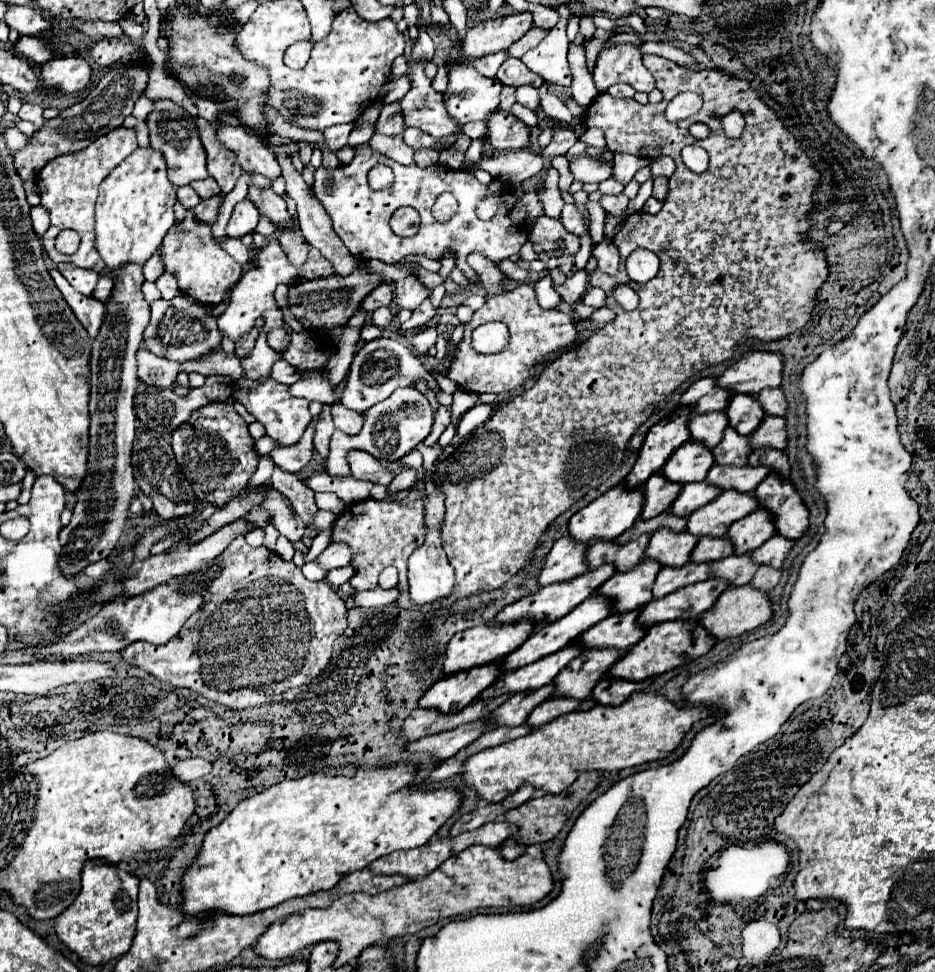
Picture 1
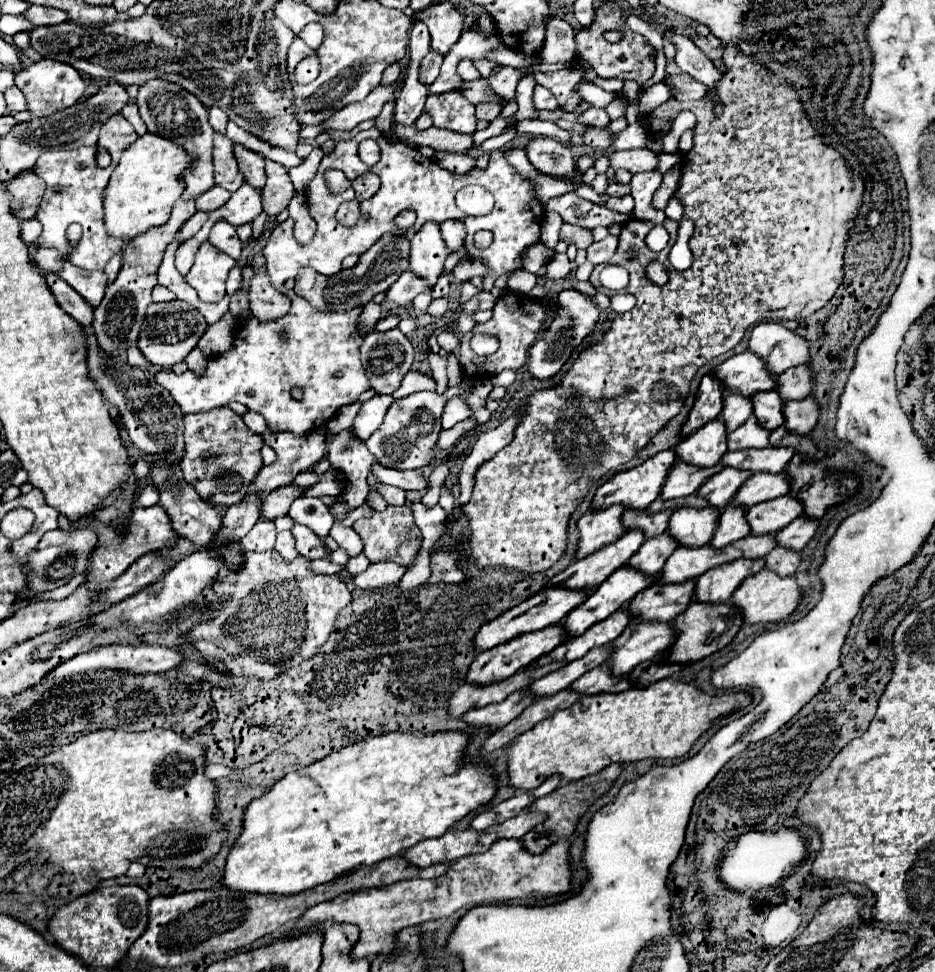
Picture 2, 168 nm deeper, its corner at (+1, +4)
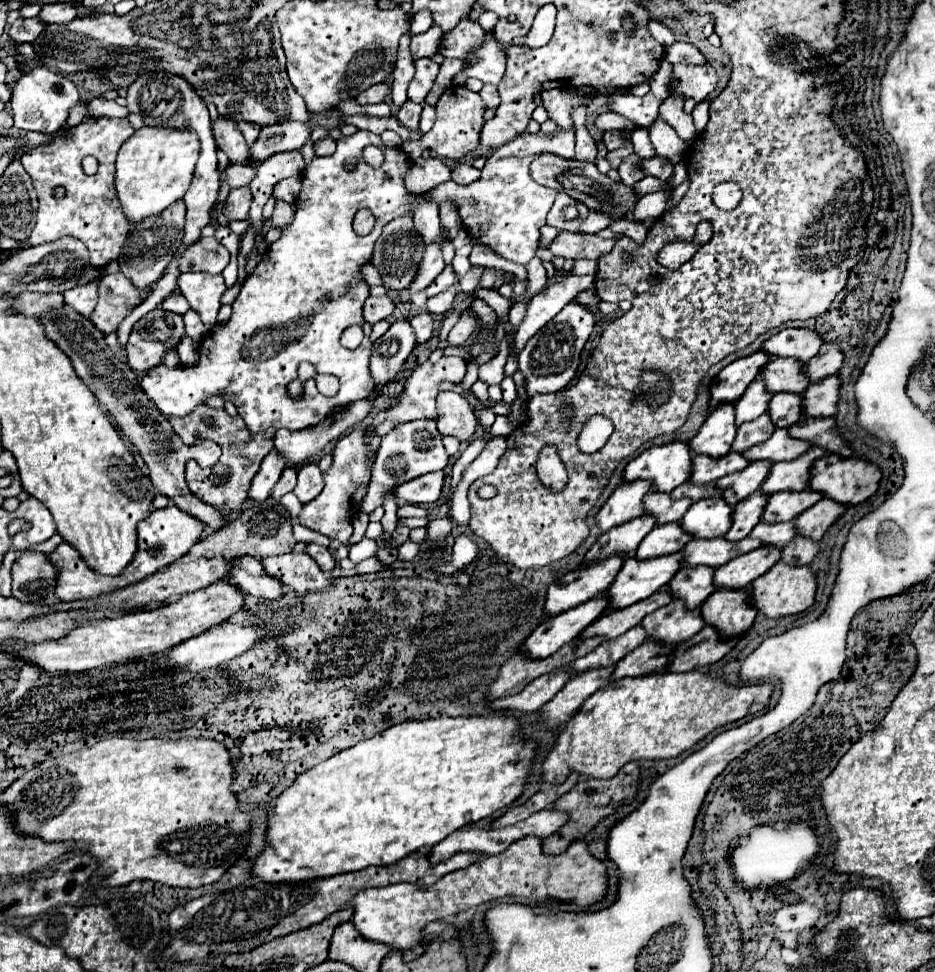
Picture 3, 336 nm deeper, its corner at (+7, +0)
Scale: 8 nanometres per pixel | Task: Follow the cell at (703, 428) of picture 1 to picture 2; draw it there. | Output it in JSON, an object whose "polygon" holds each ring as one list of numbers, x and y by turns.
{"polygon":[[730,392,726,394,724,398,724,410,720,412,720,420,726,422,726,428,728,432,734,432,734,428,742,426,754,412,754,406,752,406,752,400,742,396,740,392]]}

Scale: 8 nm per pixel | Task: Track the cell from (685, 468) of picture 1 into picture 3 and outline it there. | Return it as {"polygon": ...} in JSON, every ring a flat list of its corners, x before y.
{"polygon":[[722,404,708,414,698,434,692,440,688,440,688,446,696,454,722,458,730,452,734,436,736,436,734,408,732,404]]}

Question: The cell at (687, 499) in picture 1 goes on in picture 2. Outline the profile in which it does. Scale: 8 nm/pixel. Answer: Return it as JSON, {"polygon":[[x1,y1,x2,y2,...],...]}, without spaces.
{"polygon":[[724,468,722,472,714,474,710,480,704,482,704,486,698,490,698,496,706,498,712,506,726,508,750,476,750,472,742,472,738,468]]}

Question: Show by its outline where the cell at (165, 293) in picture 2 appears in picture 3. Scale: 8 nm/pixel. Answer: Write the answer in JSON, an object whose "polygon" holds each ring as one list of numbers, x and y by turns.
{"polygon":[[176,290,176,292,172,292,168,298,164,298,164,300,160,302,160,308,170,310,170,312,176,312,176,314,184,314,184,312,188,310,188,302,186,302,186,298]]}

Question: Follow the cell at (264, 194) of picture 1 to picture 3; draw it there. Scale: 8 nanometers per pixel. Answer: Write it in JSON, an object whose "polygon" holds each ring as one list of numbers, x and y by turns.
{"polygon":[[218,118,214,124,214,138,216,144,226,152,226,156,230,158,232,164,252,164,250,162,250,154,248,154,248,146,244,142,244,136,236,130,236,124,224,118]]}

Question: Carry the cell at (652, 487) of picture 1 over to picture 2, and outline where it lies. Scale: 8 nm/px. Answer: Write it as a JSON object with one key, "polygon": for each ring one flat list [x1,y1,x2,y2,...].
{"polygon":[[678,460,666,478,660,498,670,500,670,498,680,498,680,496,690,496,690,494,698,492,698,488,704,484,704,480,708,480,722,468,724,468,724,464,716,464,714,468,696,468,692,464]]}

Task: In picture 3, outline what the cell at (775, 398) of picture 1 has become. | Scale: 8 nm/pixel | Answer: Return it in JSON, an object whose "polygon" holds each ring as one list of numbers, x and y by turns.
{"polygon":[[822,344,820,352,804,366,804,376,808,376,810,384,816,384,824,380,826,376,832,376,842,366,842,352,838,346]]}

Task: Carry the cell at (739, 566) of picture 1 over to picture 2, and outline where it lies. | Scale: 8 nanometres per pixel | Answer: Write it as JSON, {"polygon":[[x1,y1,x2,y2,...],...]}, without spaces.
{"polygon":[[750,534,734,544,744,552,744,558,764,558,772,548,778,546,776,534]]}

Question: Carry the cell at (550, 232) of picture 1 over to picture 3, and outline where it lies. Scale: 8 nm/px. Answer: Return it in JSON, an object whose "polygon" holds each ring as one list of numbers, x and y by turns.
{"polygon":[[560,232,550,244,550,250,554,252,554,256,562,258,598,260,602,254,612,250,616,241,618,239,602,240,596,234,584,234,584,232]]}

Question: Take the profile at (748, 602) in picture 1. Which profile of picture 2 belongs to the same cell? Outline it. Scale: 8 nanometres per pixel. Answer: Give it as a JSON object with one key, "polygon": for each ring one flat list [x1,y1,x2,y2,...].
{"polygon":[[764,568,760,572,756,572,754,576,748,576,738,586,738,592,734,592,734,596,732,596,732,604,736,608,740,608,740,612,744,616,744,622,748,622,748,624,754,624,754,622,778,622,778,620,790,616,796,610,800,598,802,598,802,588,798,586,794,576,782,578,776,572]]}

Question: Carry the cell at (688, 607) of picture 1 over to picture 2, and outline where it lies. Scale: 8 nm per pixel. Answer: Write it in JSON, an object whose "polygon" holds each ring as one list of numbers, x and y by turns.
{"polygon":[[738,558,734,562,722,564,718,568,708,570,696,580,696,590,694,590,694,600,696,602,706,602,706,604,718,604,718,602,728,602,734,594,734,590,742,584,744,578,756,574,758,570,764,568,764,558]]}

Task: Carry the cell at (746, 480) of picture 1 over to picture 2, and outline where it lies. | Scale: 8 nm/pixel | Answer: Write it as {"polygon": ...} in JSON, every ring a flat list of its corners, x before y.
{"polygon":[[766,446,766,448,750,448,750,450,736,450,726,452,722,462,726,466,748,470,748,472,784,472,788,462,794,456,794,448,784,446]]}

